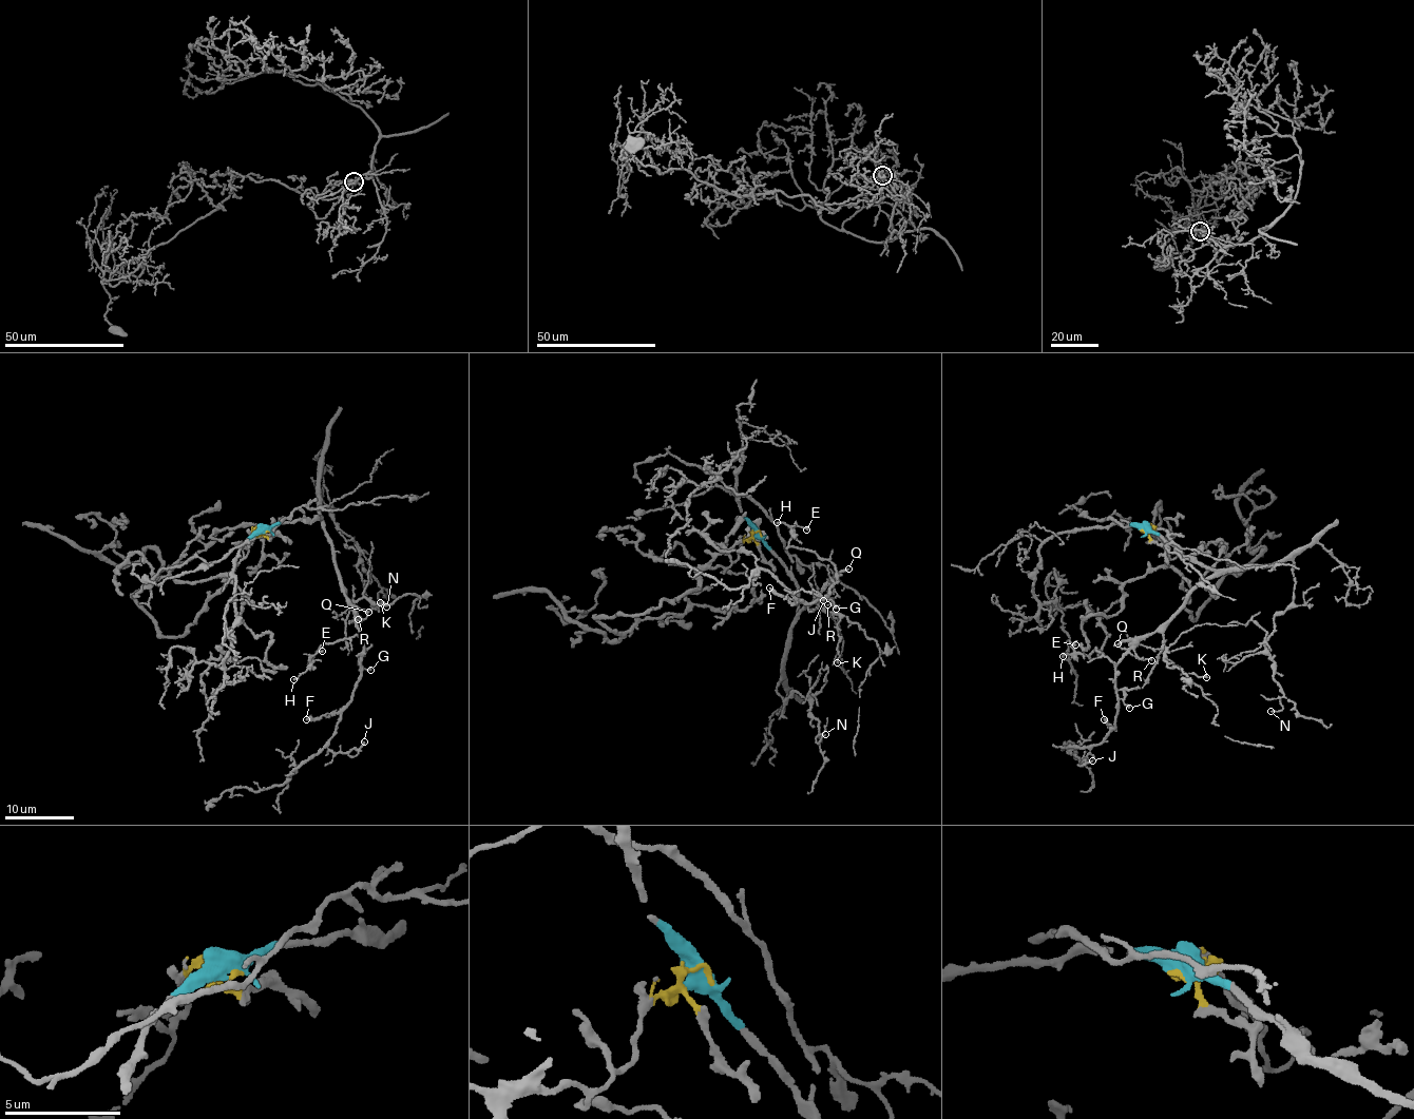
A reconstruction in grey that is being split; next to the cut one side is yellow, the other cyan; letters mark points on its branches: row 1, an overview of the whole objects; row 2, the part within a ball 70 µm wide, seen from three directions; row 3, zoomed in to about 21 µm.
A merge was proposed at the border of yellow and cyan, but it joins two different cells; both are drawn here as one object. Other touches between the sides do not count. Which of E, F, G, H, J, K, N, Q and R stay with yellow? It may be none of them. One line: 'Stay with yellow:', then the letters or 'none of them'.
Stay with yellow: none of them

